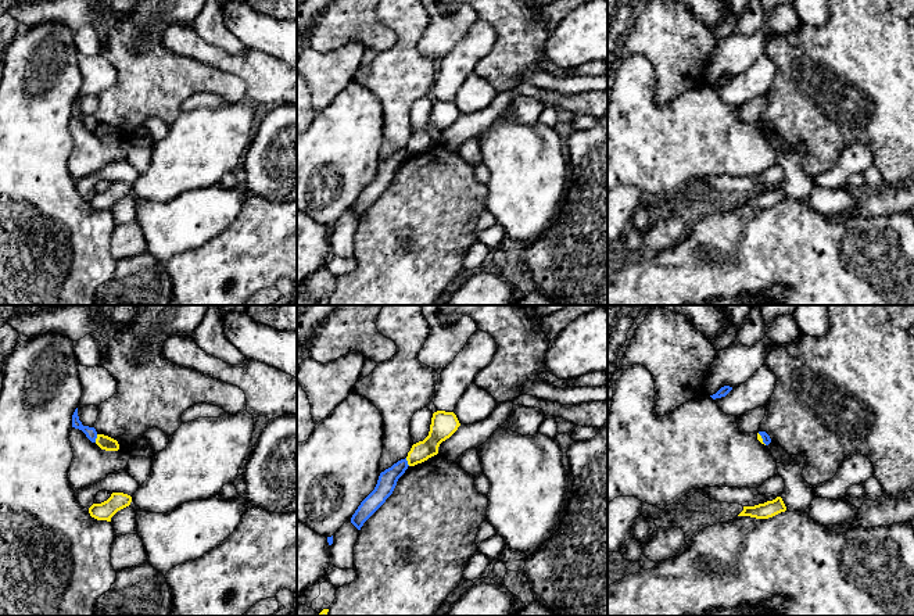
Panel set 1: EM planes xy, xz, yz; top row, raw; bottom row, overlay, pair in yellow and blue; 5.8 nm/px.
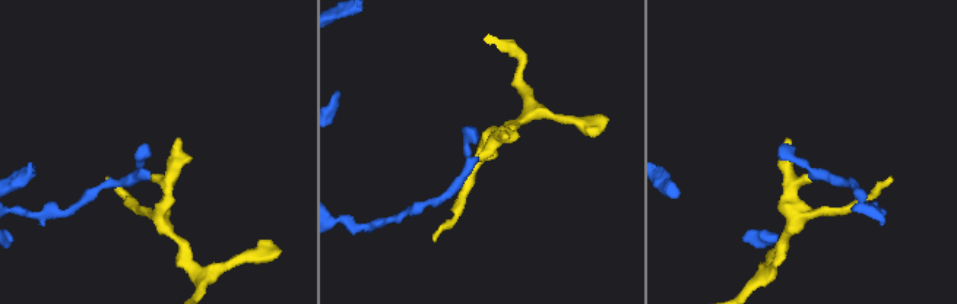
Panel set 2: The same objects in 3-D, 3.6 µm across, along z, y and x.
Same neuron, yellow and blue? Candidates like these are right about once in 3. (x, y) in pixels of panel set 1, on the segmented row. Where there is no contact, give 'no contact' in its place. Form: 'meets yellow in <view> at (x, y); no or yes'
meets yellow in xy at (96, 439); no

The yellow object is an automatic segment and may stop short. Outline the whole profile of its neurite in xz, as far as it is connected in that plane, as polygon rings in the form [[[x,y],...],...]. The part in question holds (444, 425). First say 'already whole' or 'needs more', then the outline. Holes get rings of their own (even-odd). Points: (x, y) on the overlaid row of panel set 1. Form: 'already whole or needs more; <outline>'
already whole; [[[437,411],[433,413],[429,436],[412,445],[406,461],[415,466],[438,454],[438,447],[460,426],[454,412]]]

